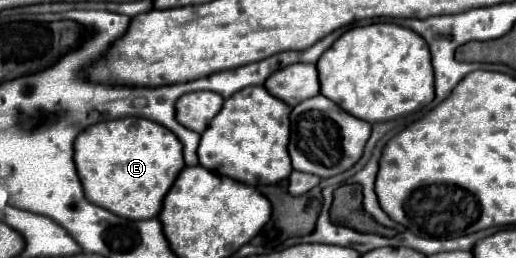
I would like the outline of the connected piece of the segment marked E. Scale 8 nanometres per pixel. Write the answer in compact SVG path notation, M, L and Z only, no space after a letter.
M141 117L87 127L75 139L75 165L89 201L101 203L111 213L133 221L157 217L165 195L185 169L181 141L167 127Z

